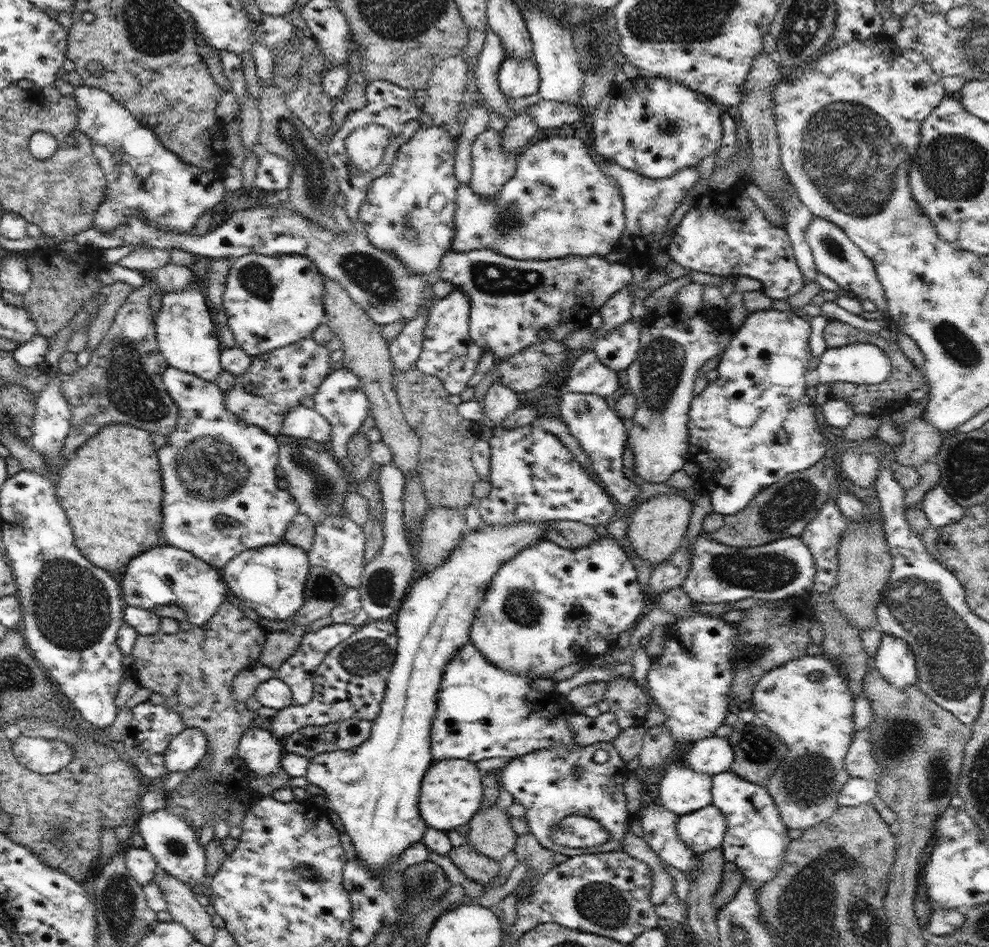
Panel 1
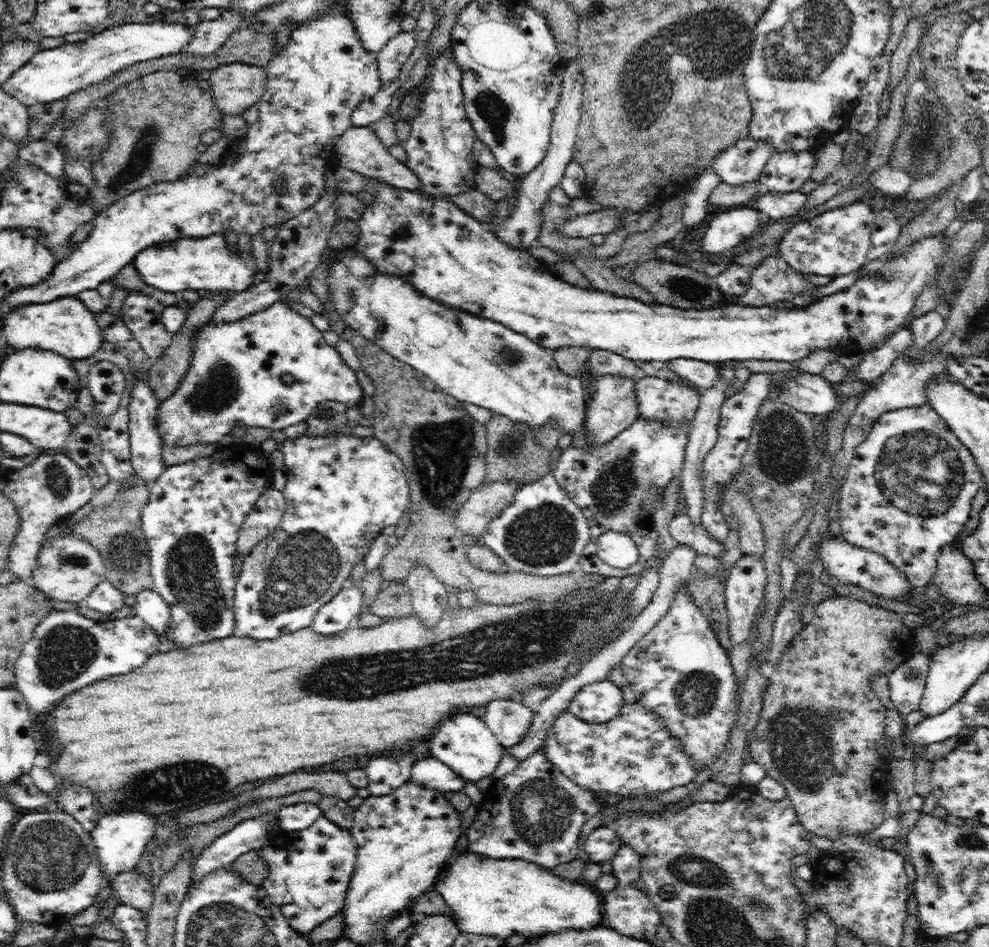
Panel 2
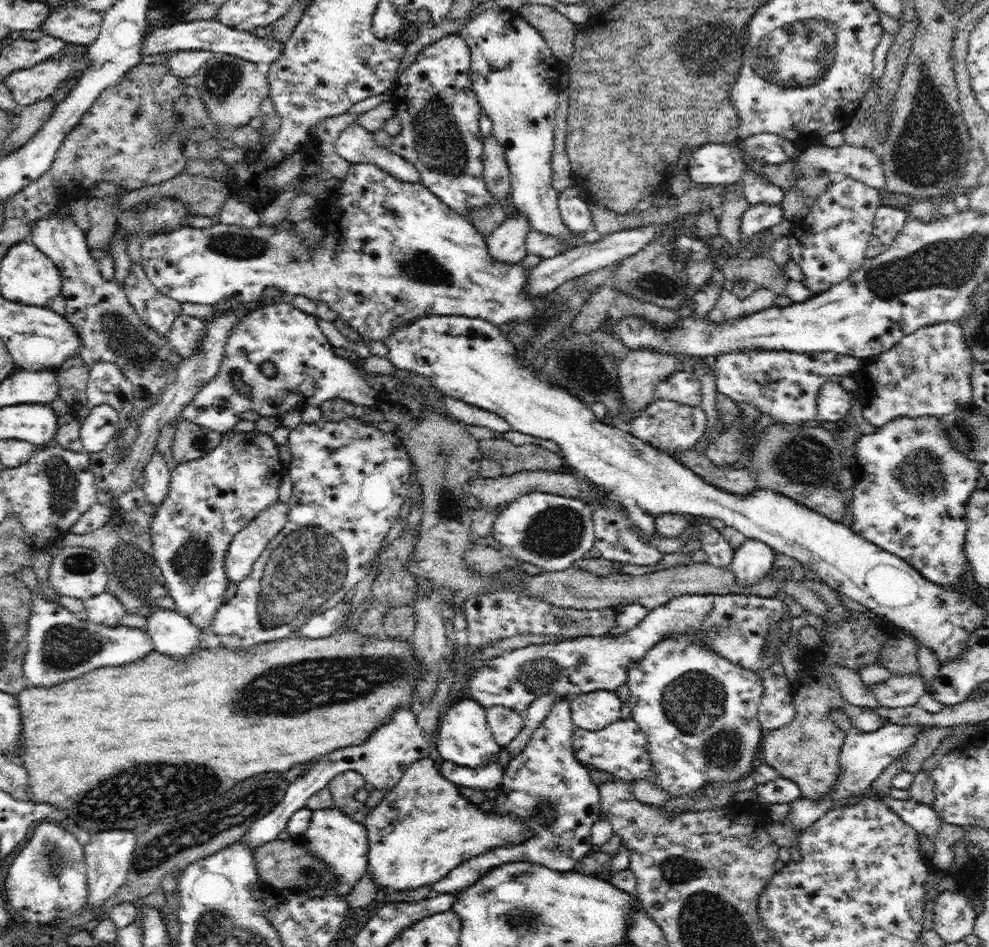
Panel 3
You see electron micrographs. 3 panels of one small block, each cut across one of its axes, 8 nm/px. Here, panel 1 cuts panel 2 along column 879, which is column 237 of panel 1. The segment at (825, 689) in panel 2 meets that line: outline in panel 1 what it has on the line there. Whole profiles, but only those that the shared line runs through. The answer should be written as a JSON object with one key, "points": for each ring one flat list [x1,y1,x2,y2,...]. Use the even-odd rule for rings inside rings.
{"points":[[227,593,226,600,222,601,222,606,218,607,218,611,206,624,193,625,190,630,180,629,176,634,165,634,163,631,158,631,151,636,138,635,128,657,128,669,140,686,151,690,152,693,162,694,166,700,165,705,182,716,186,727,198,728,208,738,207,752,212,752,208,769,204,770,204,767,198,764,182,780,179,787,171,790,166,796,168,802,166,802,165,810,178,817,183,817,192,828,198,830,198,834,207,823,215,825,215,813,218,812,220,806,224,805,226,800,231,800,227,805,228,825,230,827,241,826,248,810,257,800,257,796,252,793,249,784,250,771,238,755,238,744,240,738,252,728,266,728,266,730,272,731,272,719,260,715,258,711,248,709,244,701,236,700,232,691,232,682,241,670,258,665,267,633,268,631,260,623,248,618,238,608,238,605,230,602],[207,789,209,789,210,795,203,796]]}

